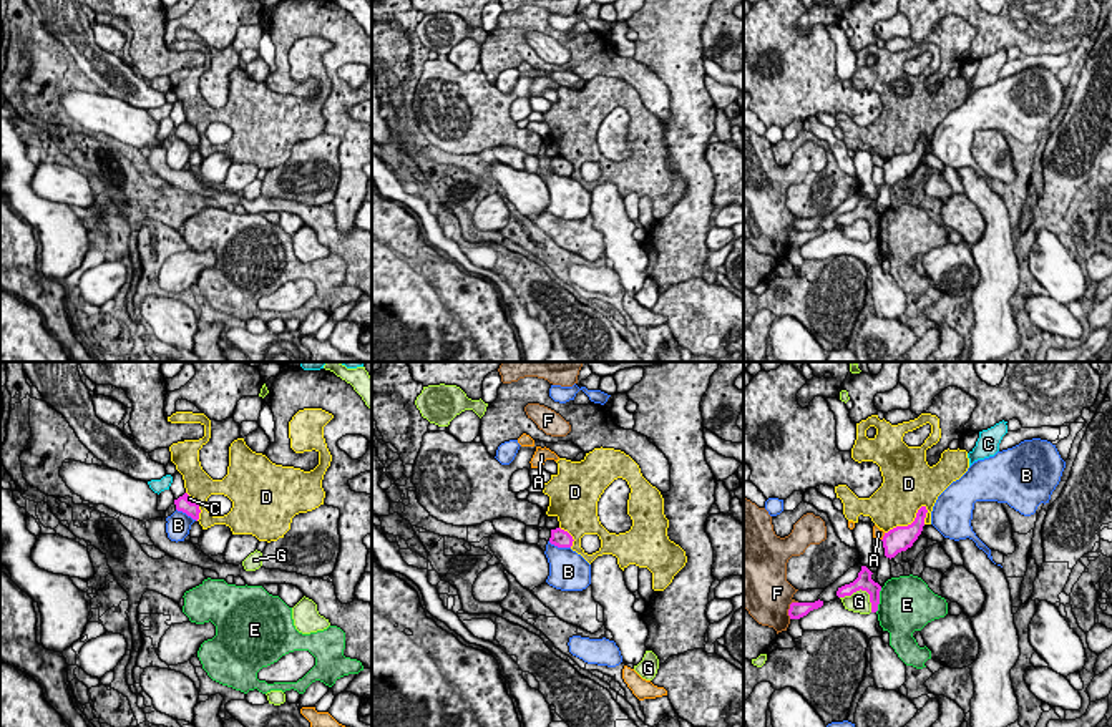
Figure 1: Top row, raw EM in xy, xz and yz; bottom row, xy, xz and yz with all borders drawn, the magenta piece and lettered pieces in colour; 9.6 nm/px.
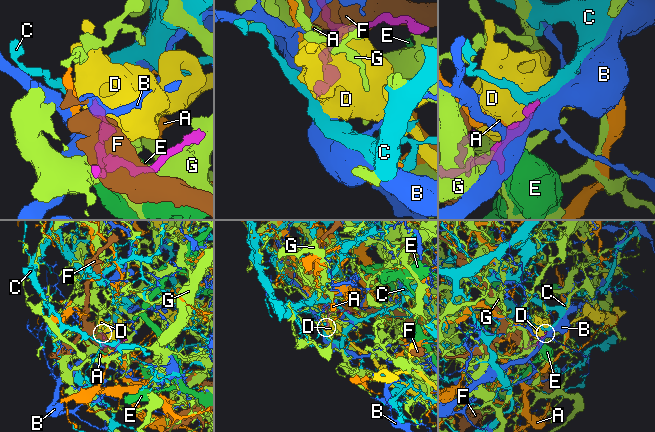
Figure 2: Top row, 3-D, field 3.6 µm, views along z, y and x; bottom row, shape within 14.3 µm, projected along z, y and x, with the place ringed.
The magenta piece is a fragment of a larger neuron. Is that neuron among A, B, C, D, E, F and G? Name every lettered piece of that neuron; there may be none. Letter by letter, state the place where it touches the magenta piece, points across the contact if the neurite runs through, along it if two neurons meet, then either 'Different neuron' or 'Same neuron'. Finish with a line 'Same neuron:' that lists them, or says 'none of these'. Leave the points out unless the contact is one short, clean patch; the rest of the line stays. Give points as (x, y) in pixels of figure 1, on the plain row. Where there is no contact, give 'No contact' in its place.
A: Touches magenta at yz (883, 165). Boundary: yz (885, 161), (882, 168). Different neuron
B: Touches magenta at xz (560, 175). Boundary: xz (548, 170), (570, 176). Different neuron
C: Touches magenta at xy (188, 128). Path across: xy (183, 131), (188, 128), (190, 126). Same neuron
D: Touches magenta at yz (908, 153). Different neuron
E: Touches magenta at yz (878, 228). Boundary: yz (882, 216), (875, 239). Different neuron
F: Touches magenta at yz (790, 236). Different neuron
G: Touches magenta at yz (863, 218). Different neuron
Same neuron: C

